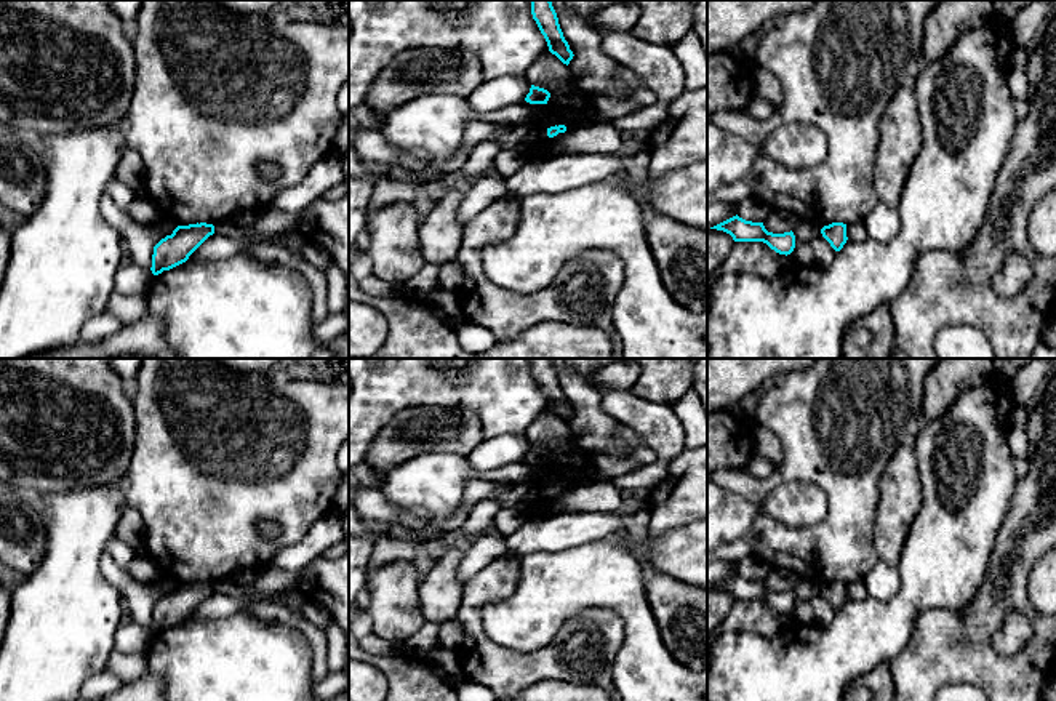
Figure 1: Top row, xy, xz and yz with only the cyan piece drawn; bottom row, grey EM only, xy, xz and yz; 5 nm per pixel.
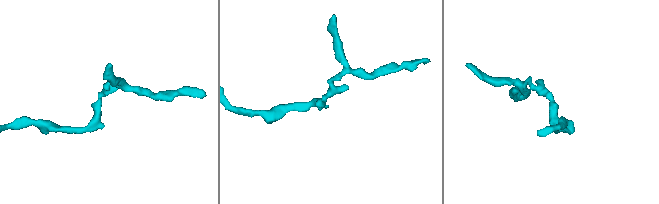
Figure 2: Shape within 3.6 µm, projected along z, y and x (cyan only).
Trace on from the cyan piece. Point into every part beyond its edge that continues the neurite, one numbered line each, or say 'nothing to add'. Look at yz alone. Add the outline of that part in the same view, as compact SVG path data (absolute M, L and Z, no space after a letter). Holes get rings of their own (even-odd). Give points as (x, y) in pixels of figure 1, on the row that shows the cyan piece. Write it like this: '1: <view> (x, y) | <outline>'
nothing to add

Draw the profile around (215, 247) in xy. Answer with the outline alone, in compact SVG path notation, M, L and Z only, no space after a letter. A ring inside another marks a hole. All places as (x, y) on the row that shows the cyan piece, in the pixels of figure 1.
M275 232L269 238L261 238L253 234L238 238L213 234L189 256L187 261L208 261L237 254L248 254L250 250L261 242L270 242L282 246L282 238L288 234L291 232Z

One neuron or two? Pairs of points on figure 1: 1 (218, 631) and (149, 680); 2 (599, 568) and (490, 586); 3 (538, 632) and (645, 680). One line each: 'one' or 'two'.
1: two
2: two
3: one

